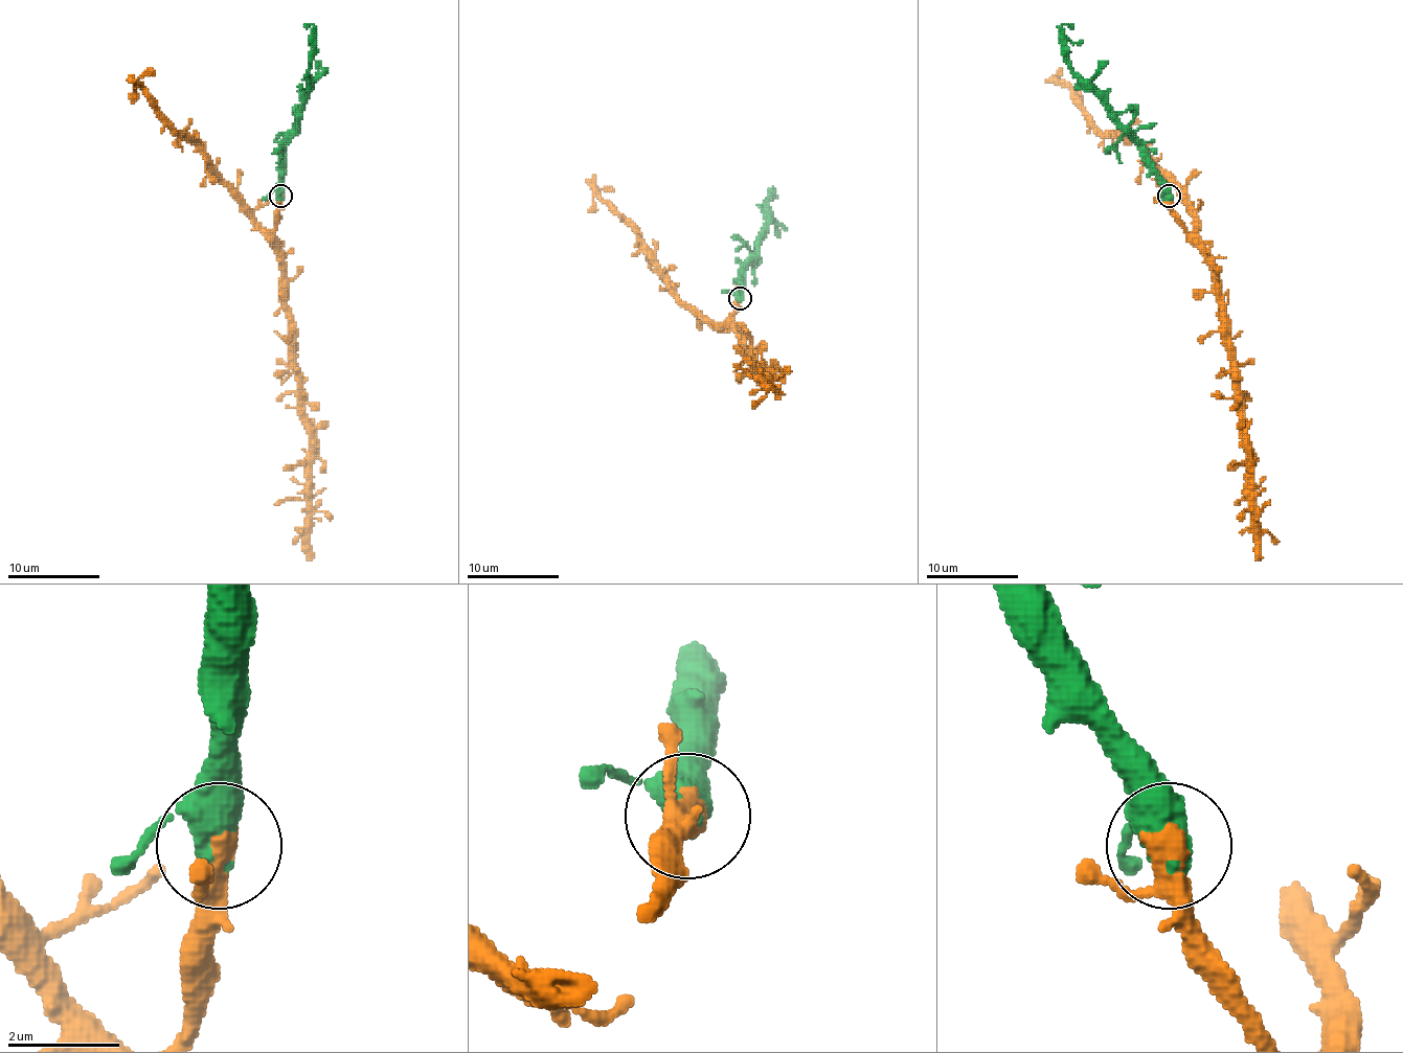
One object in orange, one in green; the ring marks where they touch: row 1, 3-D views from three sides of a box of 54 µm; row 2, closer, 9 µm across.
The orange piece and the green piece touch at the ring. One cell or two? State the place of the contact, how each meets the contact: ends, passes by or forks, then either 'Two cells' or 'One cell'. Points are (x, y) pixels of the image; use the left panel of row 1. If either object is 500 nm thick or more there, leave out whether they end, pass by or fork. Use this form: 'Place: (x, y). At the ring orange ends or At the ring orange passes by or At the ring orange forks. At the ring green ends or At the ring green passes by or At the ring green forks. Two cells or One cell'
Place: (280, 196). One cell

